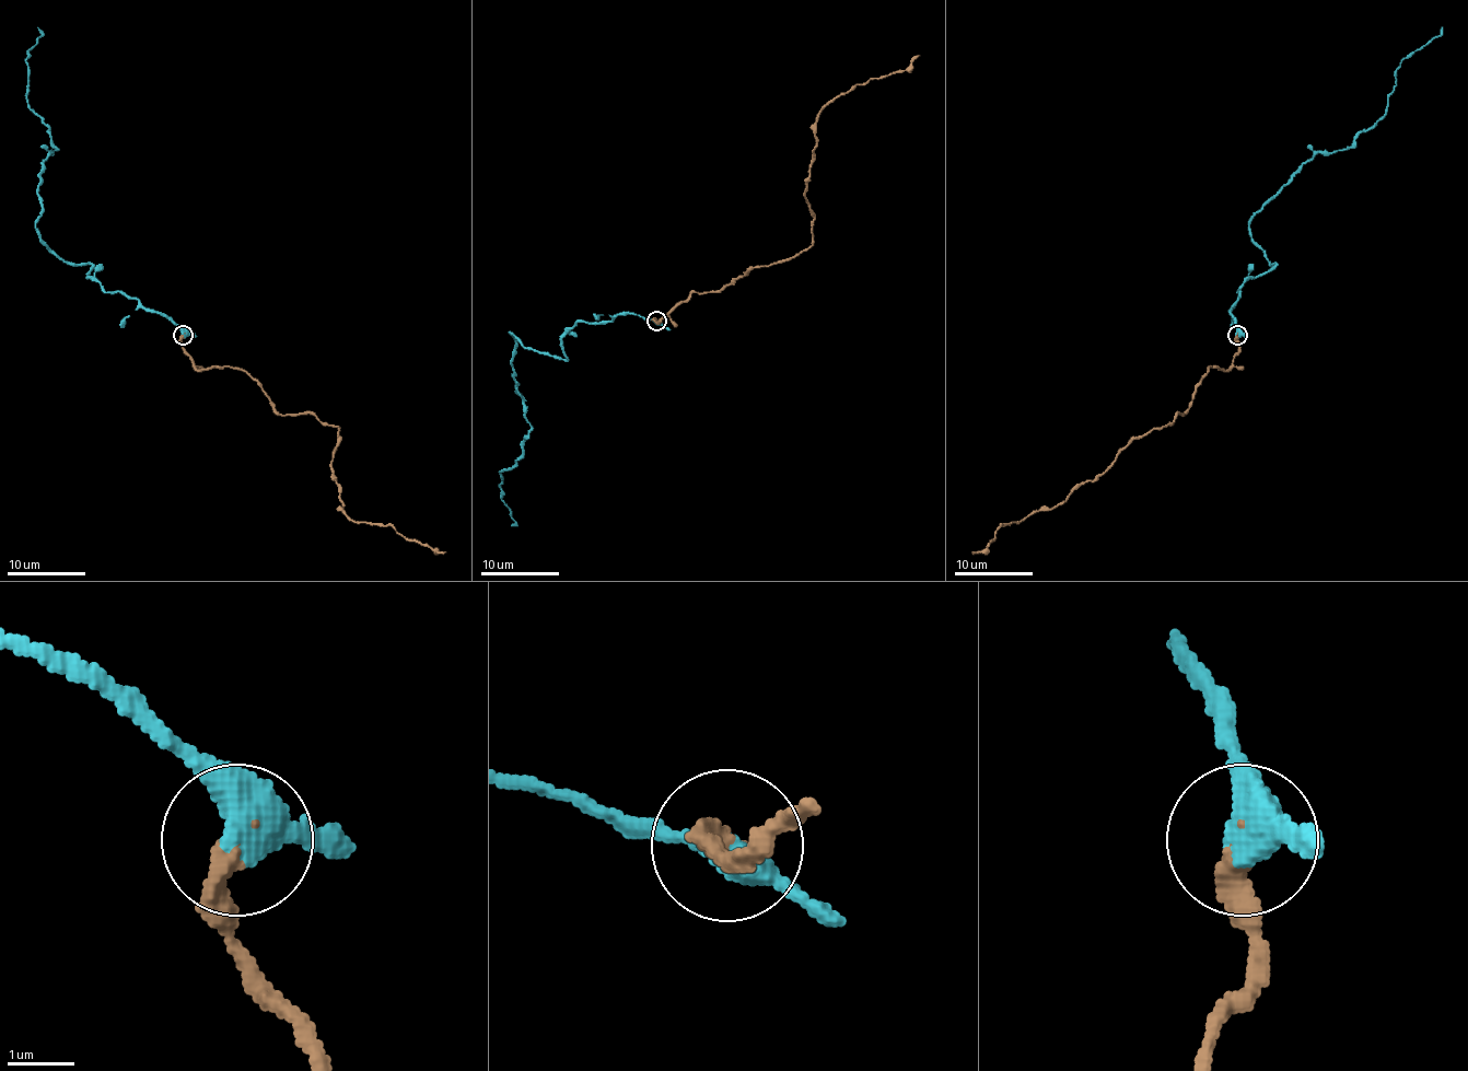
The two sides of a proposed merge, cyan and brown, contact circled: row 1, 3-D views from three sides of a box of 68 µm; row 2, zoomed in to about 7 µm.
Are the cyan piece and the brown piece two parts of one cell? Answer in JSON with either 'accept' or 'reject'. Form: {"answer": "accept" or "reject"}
{"answer": "accept"}

